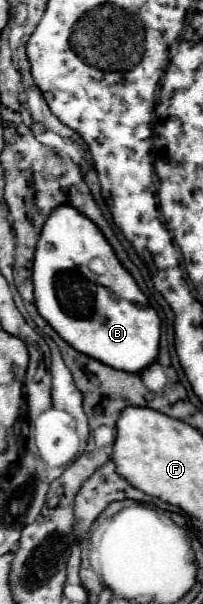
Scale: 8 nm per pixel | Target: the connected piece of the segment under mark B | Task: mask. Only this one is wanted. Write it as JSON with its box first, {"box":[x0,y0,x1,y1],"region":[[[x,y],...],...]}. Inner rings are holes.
{"box":[33,205,161,373],"region":[[[69,205],[57,207],[39,237],[35,261],[33,261],[33,285],[35,285],[35,305],[39,315],[49,321],[49,325],[79,353],[85,353],[113,369],[121,369],[127,373],[141,373],[151,363],[157,361],[159,355],[159,337],[161,337],[161,321],[155,309],[149,307],[147,297],[139,291],[131,273],[119,263],[111,245],[105,241],[103,233],[97,229],[93,221],[81,215],[77,209]],[[93,259],[101,259],[105,265],[105,273],[95,273],[89,269]]]}

